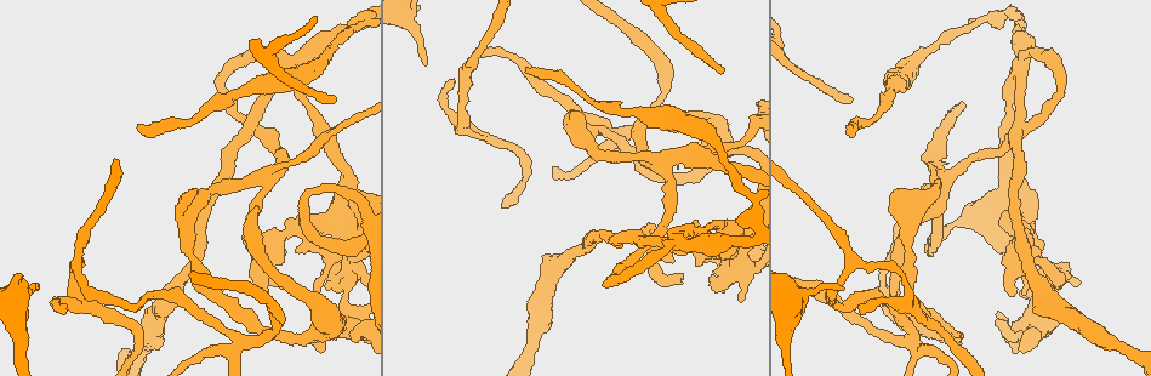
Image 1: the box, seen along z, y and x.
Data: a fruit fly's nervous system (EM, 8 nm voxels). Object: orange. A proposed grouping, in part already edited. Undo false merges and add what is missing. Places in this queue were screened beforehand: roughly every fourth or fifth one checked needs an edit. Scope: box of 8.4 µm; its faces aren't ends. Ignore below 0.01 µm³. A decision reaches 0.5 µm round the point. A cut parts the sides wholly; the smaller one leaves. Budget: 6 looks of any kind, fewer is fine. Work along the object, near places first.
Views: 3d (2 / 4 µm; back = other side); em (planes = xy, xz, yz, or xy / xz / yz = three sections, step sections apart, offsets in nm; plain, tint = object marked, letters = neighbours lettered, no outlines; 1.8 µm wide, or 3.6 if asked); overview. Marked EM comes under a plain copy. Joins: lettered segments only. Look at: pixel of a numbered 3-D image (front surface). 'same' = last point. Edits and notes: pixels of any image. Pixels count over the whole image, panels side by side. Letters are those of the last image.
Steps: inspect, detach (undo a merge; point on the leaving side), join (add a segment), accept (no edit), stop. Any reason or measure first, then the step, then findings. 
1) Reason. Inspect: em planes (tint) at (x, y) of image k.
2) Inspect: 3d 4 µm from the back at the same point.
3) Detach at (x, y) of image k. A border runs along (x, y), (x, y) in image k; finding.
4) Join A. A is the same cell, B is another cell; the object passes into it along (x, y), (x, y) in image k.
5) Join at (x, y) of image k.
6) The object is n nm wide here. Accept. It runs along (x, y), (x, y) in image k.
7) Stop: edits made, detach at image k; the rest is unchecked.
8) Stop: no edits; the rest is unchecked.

Four or more arms meet. Inspect: em 3.6 µm yz step 16 (tint) at (350, 265) of image 1.

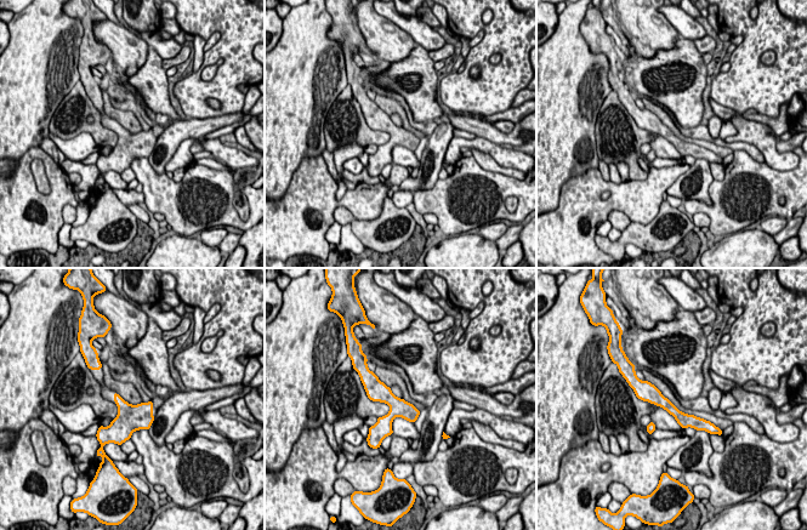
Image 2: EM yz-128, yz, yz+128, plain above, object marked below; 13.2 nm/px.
Cut it another way. Inspect: em 3.6 µm planes (letters) at the same point.

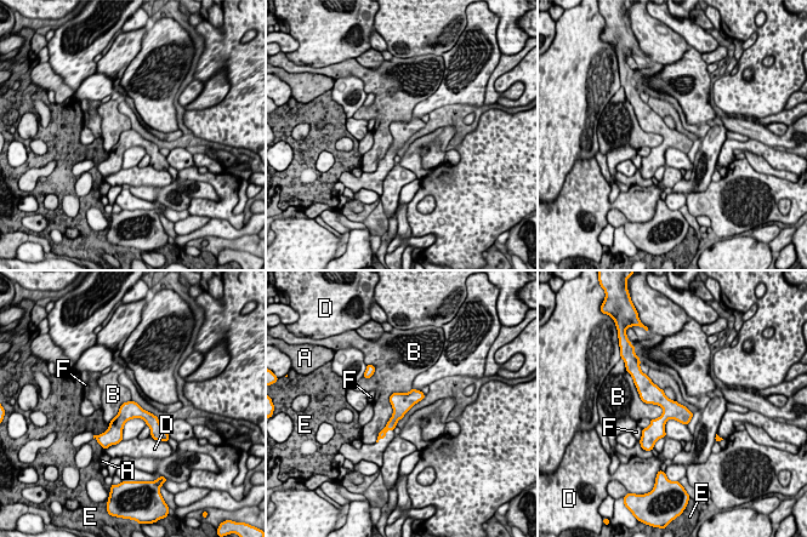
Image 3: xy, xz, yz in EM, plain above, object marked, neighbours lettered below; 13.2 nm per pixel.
Accept. A, B, D, E and F are other cells; a border runs along (411, 387), (390, 396), (376, 439) in image 3; one cell here.

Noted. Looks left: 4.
Four-way junction. Inspect: 3d 2 µm at (1016, 72) of image 1.

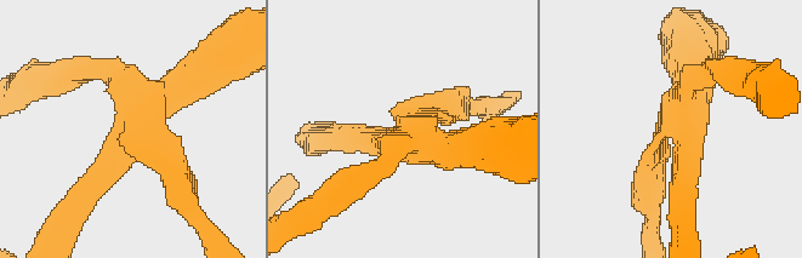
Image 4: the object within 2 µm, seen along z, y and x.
4 arms meet here. Inspect: em planes (letters) at (409, 130) of image 4.

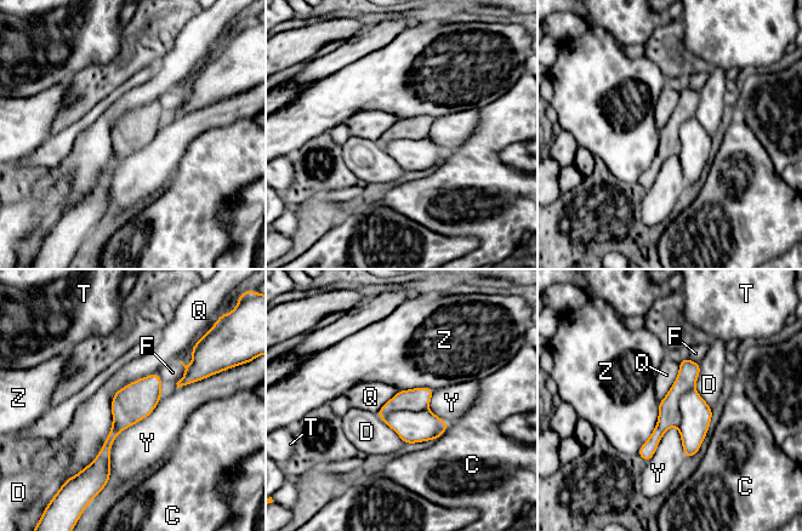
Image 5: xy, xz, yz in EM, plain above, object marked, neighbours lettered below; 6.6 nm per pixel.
Detach at (413, 427) of image 5. C, D, F, Q, T, Y and Z are other cells; a border runs along (426, 407), (397, 410), (381, 417) in image 5; two cells meet here.

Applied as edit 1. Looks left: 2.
Inspect: em 3.6 µm planes (tint) at (460, 132) of image 1.

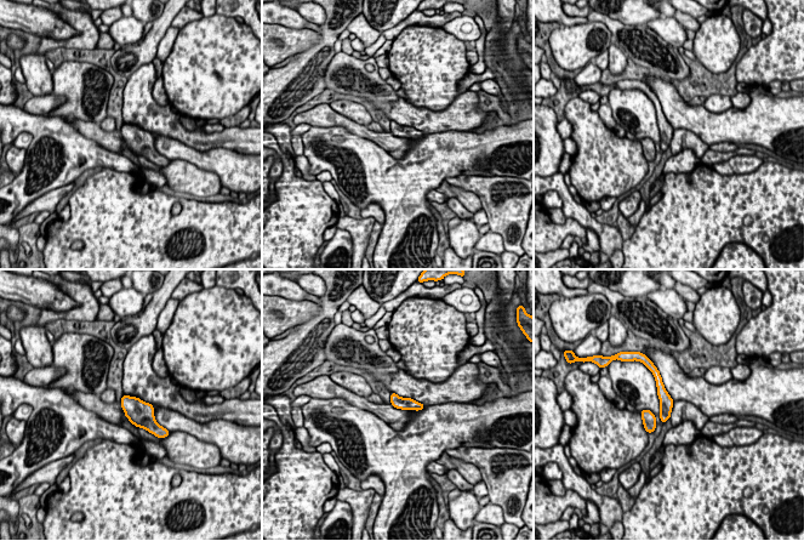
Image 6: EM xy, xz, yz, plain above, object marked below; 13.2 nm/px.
Inspect: em 3.6 µm planes (letters) at the same point.

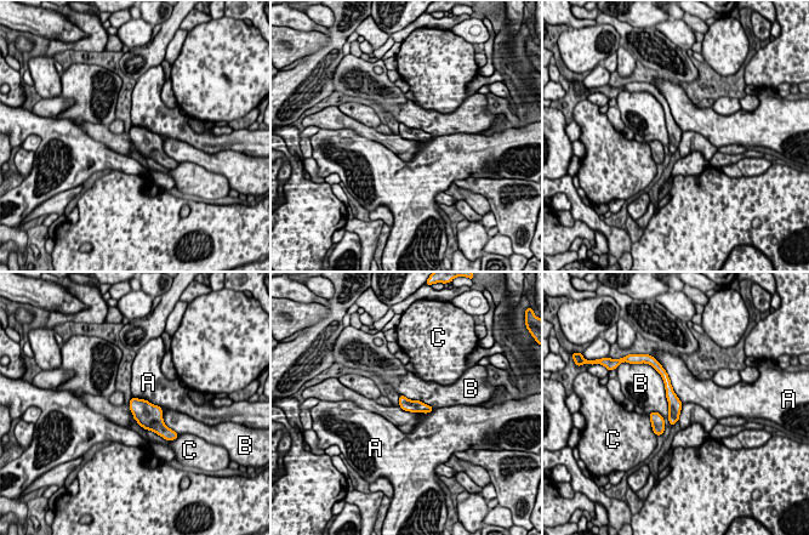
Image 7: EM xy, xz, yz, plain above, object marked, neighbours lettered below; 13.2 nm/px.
Accept. A, B and C are other cells; a border runs along (664, 369), (673, 392), (683, 403) in image 7; continuous, no second cell.

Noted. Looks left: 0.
Stop: edits made, detach at image 5; the rest is unchecked.

